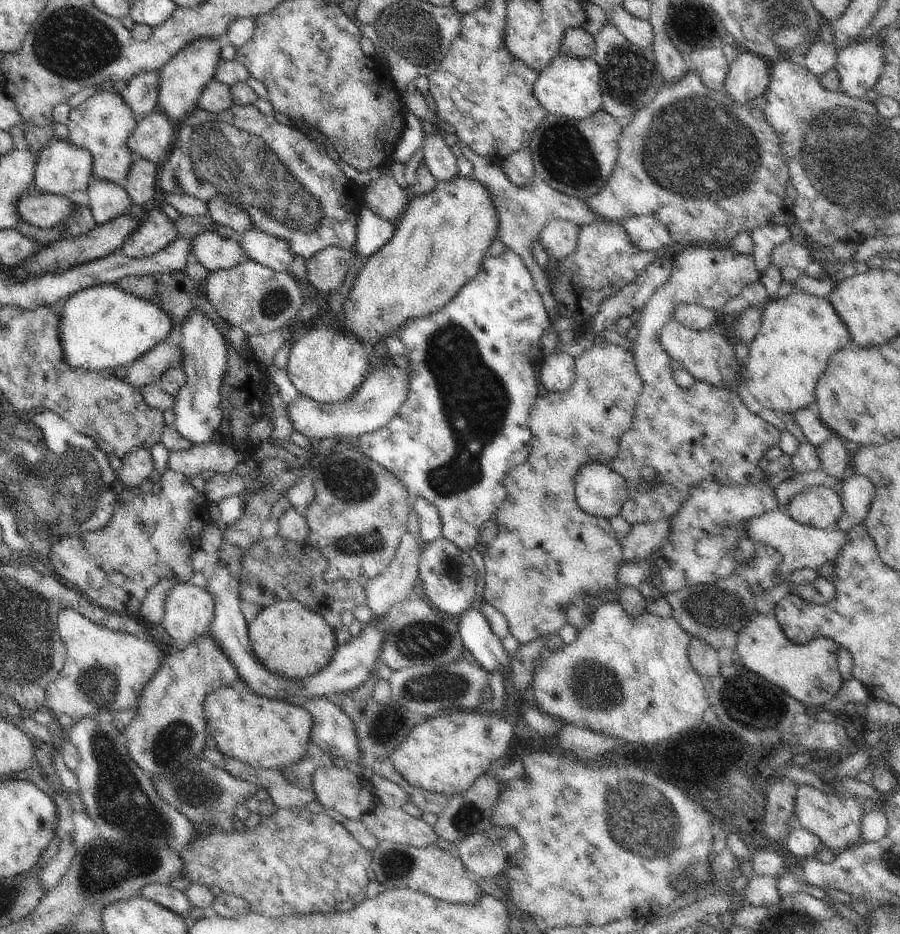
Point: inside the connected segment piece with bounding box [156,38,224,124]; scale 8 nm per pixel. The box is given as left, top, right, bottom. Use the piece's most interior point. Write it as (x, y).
(184, 77)

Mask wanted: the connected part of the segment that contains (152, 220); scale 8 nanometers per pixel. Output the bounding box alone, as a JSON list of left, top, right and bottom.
[122,206,178,258]

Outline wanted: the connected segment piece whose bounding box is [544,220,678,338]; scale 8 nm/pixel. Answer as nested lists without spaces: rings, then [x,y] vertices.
[[[617,221],[594,222],[594,224],[581,226],[578,234],[578,248],[570,256],[558,261],[556,276],[548,268],[544,274],[555,285],[552,286],[554,300],[558,302],[559,316],[566,316],[574,321],[571,327],[576,337],[582,337],[590,331],[589,324],[592,317],[600,312],[600,306],[608,300],[620,294],[628,284],[632,284],[652,262],[668,258],[673,261],[676,258],[677,248],[674,244],[654,251],[640,250],[631,242],[624,227]]]

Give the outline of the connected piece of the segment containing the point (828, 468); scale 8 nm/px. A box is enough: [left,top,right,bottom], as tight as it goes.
[816,432,851,479]

